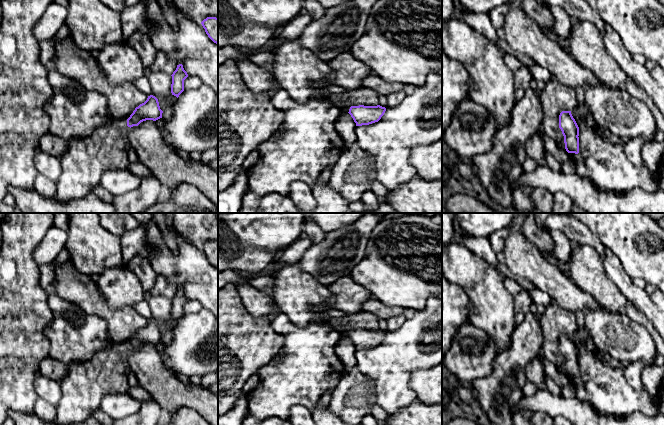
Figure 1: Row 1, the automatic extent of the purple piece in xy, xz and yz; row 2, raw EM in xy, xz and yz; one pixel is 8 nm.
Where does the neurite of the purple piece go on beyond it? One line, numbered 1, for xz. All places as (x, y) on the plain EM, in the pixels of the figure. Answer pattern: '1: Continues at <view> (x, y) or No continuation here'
1: No continuation here

